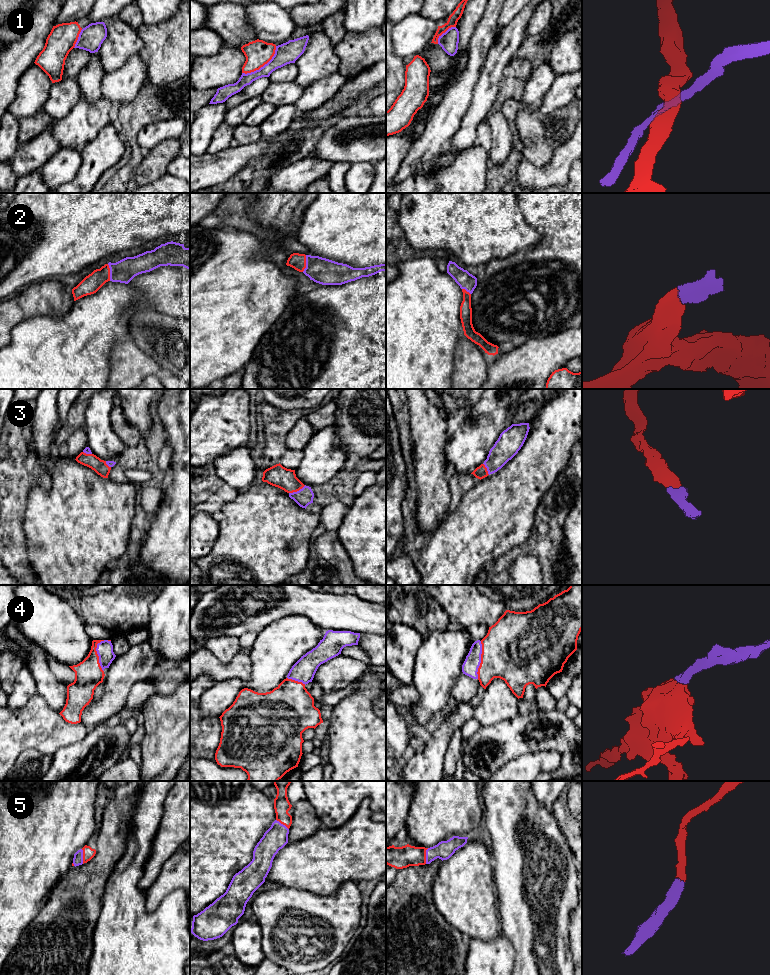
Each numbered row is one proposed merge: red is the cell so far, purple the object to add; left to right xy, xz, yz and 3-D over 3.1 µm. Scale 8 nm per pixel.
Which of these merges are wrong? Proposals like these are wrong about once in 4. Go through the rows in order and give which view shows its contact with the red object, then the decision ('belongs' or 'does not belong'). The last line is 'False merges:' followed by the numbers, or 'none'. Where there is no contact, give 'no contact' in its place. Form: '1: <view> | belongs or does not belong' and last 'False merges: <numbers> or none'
1: xz | does not belong
2: xy | belongs
3: xz | belongs
4: yz | belongs
5: yz | belongs
False merges: 1

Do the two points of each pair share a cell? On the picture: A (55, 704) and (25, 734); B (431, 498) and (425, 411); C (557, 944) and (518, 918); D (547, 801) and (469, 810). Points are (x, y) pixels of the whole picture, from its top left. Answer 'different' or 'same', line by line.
A: different
B: same
C: same
D: different

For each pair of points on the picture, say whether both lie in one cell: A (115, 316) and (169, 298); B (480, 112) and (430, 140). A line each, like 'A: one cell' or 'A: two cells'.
A: one cell
B: two cells

